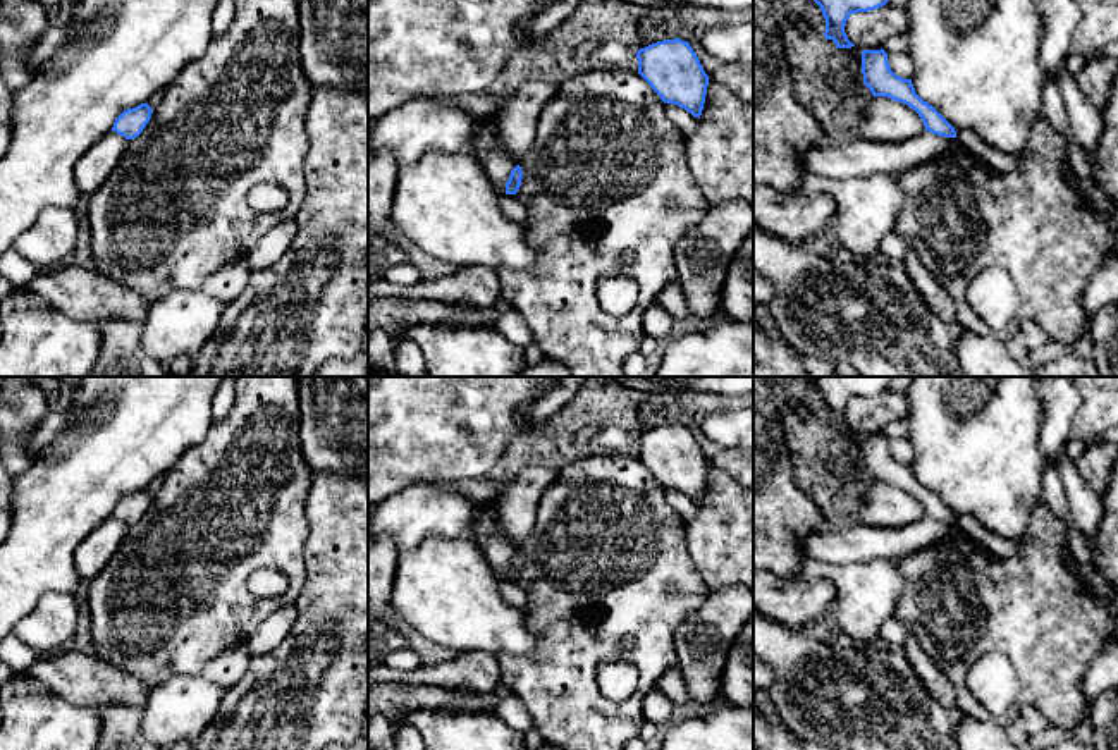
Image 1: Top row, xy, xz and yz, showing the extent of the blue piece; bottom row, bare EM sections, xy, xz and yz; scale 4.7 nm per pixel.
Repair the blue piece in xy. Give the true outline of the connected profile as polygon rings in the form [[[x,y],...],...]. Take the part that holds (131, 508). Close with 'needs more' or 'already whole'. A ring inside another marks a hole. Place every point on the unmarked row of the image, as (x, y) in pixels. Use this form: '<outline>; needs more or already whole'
[[[148,489],[124,495],[114,507],[112,516],[126,525],[138,523],[151,504],[153,495]]]; already whole

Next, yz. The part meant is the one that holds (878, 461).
[[[882,433],[862,437],[862,459],[863,470],[874,482],[901,487],[918,499],[925,516],[944,523],[956,523],[955,513],[915,478],[912,464],[903,464],[891,456],[888,439]]]; already whole

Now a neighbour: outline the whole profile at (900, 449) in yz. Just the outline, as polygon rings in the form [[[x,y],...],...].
[[[888,439],[888,447],[891,456],[903,463],[910,464],[913,459],[913,447],[908,439]]]

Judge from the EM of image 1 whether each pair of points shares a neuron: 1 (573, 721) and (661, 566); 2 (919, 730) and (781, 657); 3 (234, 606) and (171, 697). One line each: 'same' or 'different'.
1: same
2: same
3: different

